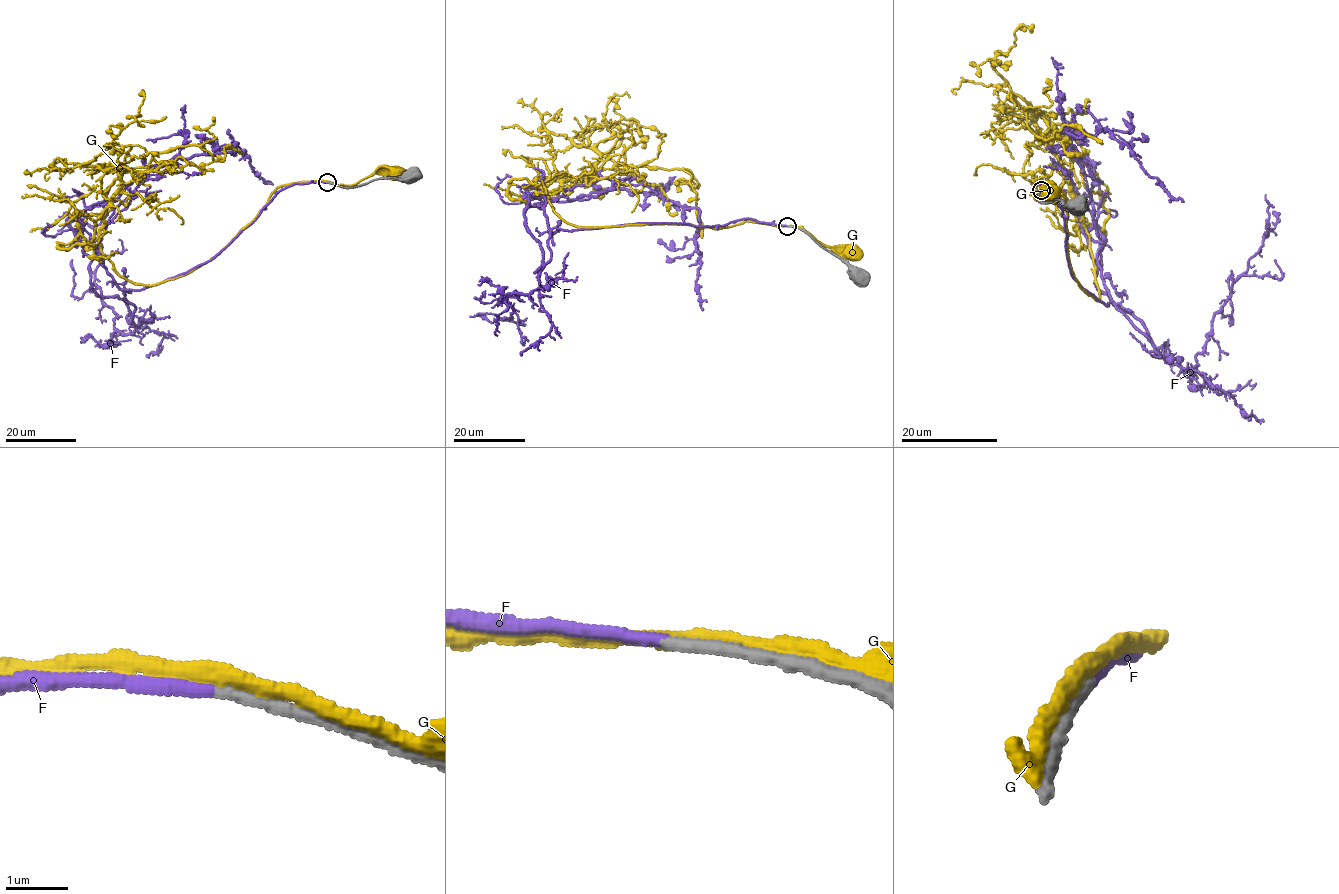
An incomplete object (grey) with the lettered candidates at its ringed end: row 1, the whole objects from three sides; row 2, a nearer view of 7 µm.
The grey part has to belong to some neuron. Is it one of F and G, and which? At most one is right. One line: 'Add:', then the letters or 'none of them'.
Add: F

